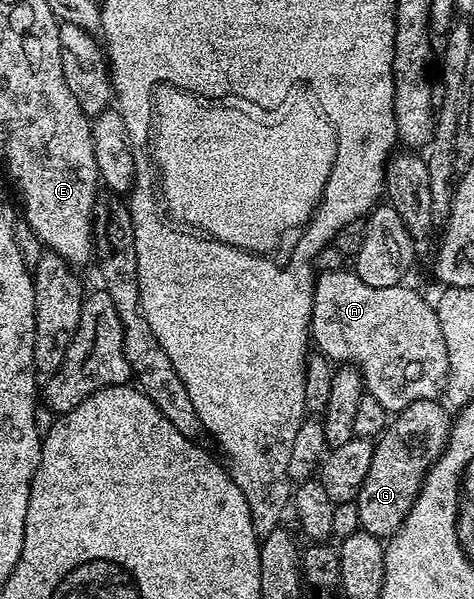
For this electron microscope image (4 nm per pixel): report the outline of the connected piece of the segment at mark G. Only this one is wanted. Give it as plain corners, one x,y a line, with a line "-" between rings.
419,399
406,409
395,412
390,422
380,436
375,440
372,449
370,470
366,472
366,481
360,483
354,500
358,509
360,530
377,535
382,541
387,540
406,521
410,509
420,492
420,486
428,475
429,469
436,463
437,457
443,453
444,446
448,443
448,436
452,434
452,419
450,412
443,402
435,399

